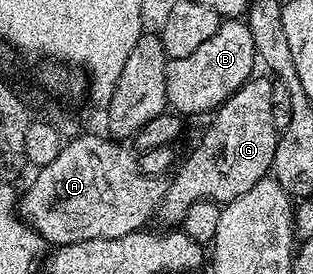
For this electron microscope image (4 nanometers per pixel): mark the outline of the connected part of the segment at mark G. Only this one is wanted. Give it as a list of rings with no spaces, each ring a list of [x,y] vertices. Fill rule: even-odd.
[[[252,76],[226,103],[214,110],[199,143],[186,157],[183,166],[181,163],[174,170],[167,194],[157,210],[158,220],[167,224],[164,226],[182,226],[185,211],[189,211],[193,203],[217,201],[224,205],[231,202],[272,170],[279,134],[272,113],[272,91],[275,87],[268,76],[259,76]]]

